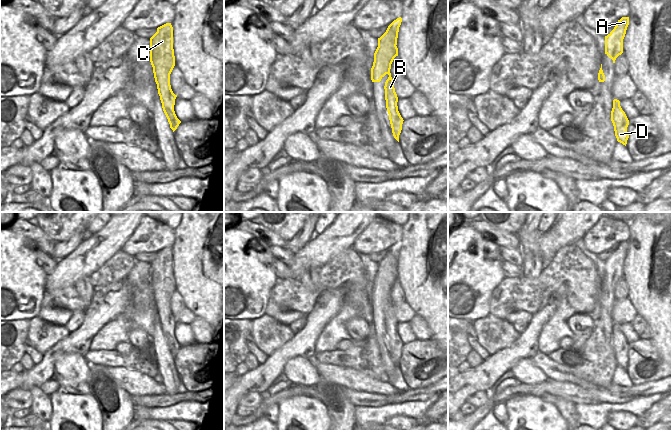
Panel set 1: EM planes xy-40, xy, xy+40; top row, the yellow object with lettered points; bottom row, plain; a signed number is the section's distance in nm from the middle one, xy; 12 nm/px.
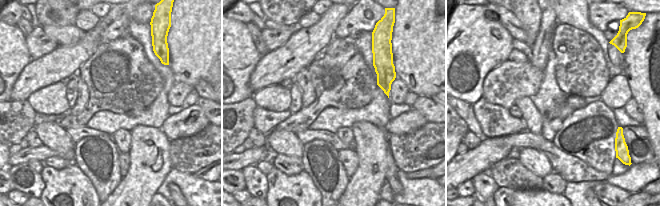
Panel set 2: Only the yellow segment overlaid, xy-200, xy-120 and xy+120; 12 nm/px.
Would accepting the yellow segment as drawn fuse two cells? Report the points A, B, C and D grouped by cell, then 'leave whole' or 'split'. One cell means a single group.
A / B C D; split

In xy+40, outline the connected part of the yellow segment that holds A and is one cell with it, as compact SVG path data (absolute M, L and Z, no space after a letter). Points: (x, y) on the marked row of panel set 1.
M622 17L618 20L614 29L610 32L608 41L605 42L605 46L608 48L609 53L605 54L613 60L613 54L618 50L621 54L623 53L623 39L626 34L627 27L629 25L629 17Z

